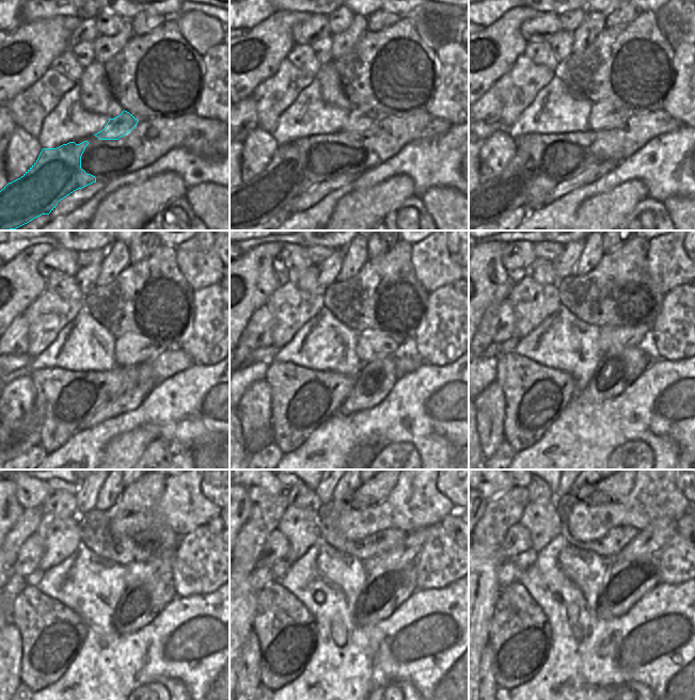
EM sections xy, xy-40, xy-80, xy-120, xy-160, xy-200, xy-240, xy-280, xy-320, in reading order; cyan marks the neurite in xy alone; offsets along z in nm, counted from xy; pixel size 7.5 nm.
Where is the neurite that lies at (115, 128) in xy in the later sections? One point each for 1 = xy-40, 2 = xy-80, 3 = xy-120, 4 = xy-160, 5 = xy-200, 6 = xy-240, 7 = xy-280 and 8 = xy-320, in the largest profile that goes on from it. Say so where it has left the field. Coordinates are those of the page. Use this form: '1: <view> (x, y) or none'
1: xy-40 (361, 117)
2: xy-80 (603, 115)
3: xy-120 (131, 349)
4: xy-160 (373, 344)
5: xy-200 (611, 336)
6: xy-240 (135, 571)
7: xy-280 (407, 552)
8: xy-320 (651, 539)

